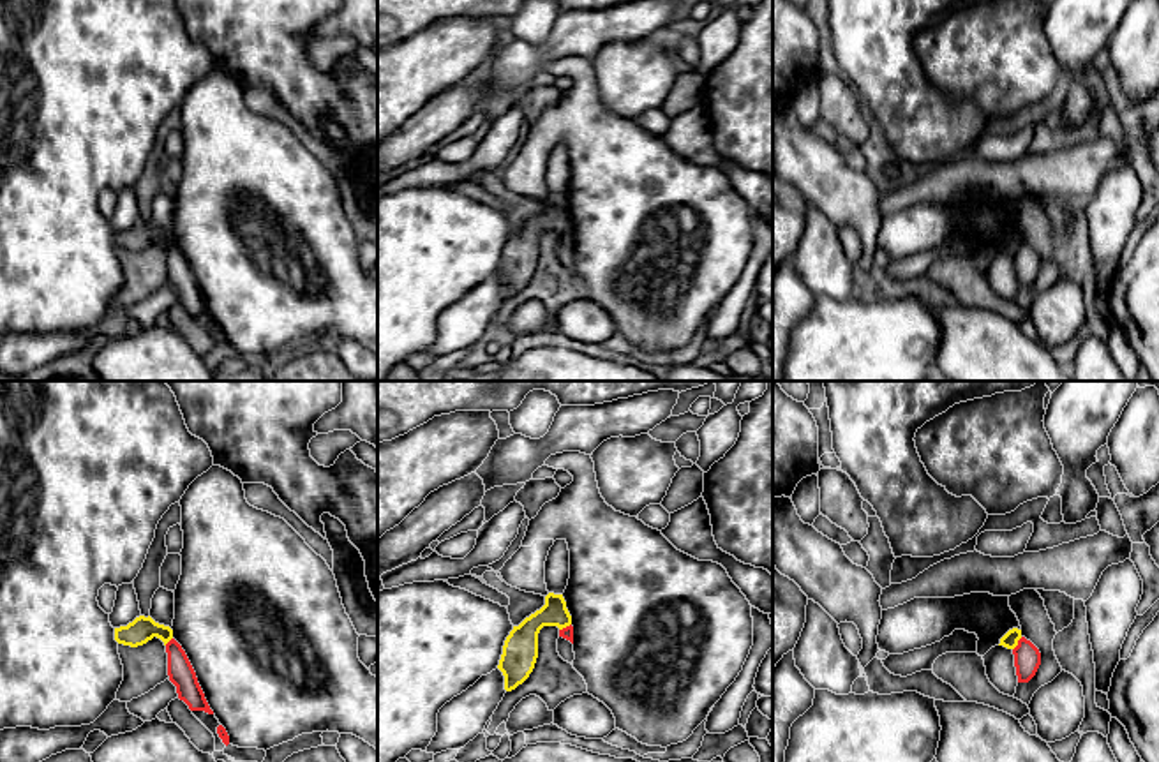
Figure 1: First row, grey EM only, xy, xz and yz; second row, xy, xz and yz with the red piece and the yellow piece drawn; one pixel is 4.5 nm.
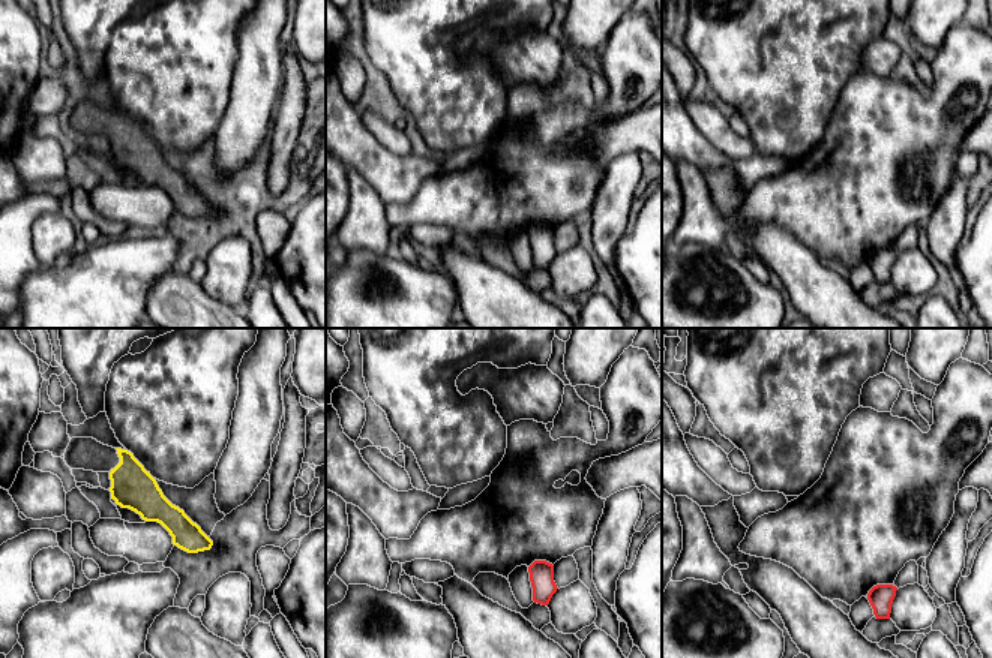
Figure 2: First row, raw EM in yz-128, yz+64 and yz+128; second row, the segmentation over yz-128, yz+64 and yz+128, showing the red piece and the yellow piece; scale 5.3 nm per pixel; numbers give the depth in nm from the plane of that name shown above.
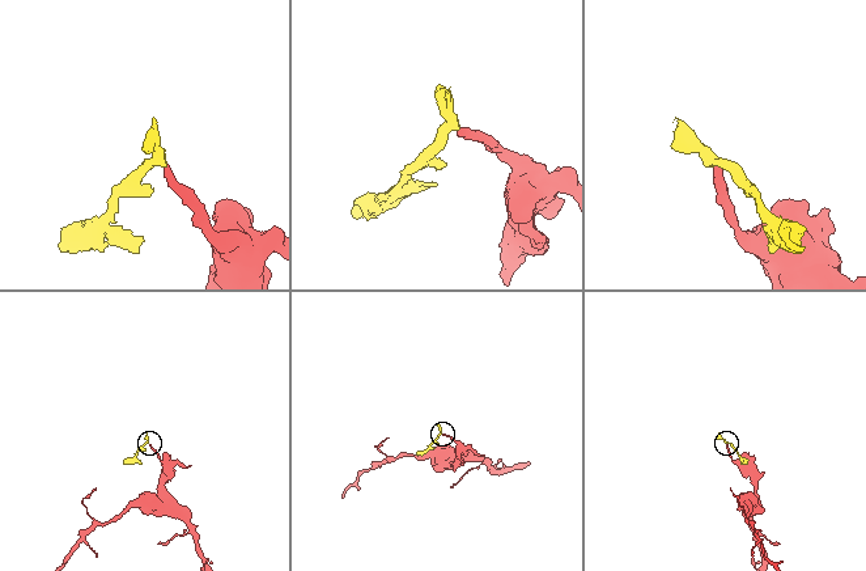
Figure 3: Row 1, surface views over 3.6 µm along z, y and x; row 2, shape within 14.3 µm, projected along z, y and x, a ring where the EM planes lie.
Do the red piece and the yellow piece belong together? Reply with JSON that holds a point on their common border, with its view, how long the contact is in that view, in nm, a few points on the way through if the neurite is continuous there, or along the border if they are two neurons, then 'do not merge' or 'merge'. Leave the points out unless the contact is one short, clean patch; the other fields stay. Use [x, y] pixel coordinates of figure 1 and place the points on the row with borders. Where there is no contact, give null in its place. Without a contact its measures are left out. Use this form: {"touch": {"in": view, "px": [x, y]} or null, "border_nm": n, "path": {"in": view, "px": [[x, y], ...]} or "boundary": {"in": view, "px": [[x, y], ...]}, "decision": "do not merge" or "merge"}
{"touch": {"in": "yz", "px": [1018, 644]}, "border_nm": 80, "boundary": {"in": "yz", "px": [[1022, 637], [1013, 649]]}, "decision": "do not merge"}

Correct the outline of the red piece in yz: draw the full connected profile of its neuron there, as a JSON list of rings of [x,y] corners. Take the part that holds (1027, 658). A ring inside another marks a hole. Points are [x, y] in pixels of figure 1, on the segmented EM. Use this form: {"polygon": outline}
{"polygon": [[[1021,637],[1018,646],[1013,649],[1013,654],[1018,683],[1028,683],[1041,665],[1039,649],[1030,640]]]}

